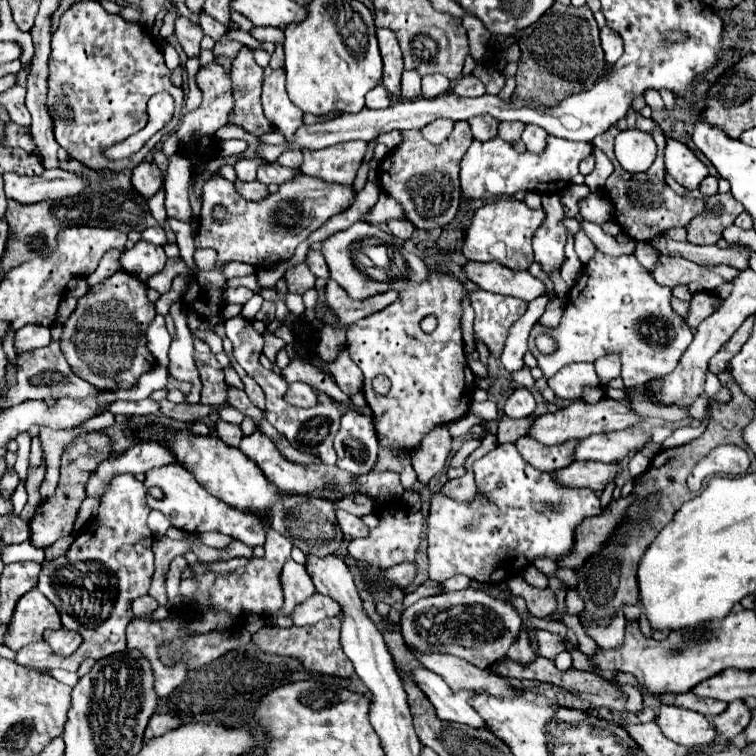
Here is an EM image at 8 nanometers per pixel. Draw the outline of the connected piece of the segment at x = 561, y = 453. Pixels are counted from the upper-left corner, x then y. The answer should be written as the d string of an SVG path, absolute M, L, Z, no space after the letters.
M522 436L516 442L516 448L530 466L534 466L538 470L554 472L554 470L566 468L568 464L574 462L576 444L578 444L578 440L570 440L566 444L556 444L556 446L544 446L538 440L534 440L532 436Z

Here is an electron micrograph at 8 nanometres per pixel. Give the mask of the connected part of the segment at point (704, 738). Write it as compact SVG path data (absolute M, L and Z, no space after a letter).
M662 704L656 722L670 740L688 748L708 746L718 736L710 718L692 710L678 708L678 706Z

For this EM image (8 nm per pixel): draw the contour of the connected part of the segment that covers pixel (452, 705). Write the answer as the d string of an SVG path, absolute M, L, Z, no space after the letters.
M416 668L410 676L428 696L430 704L436 708L438 718L448 722L460 722L472 728L486 728L484 720L468 702L472 696L468 690L450 690L450 686L436 672L430 672L426 668Z

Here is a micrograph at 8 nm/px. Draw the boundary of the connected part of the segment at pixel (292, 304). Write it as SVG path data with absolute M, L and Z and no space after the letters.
M286 292L286 294L284 294L284 302L286 302L288 310L290 310L294 316L302 316L302 312L304 312L304 302L302 302L302 296L300 296L300 294Z

